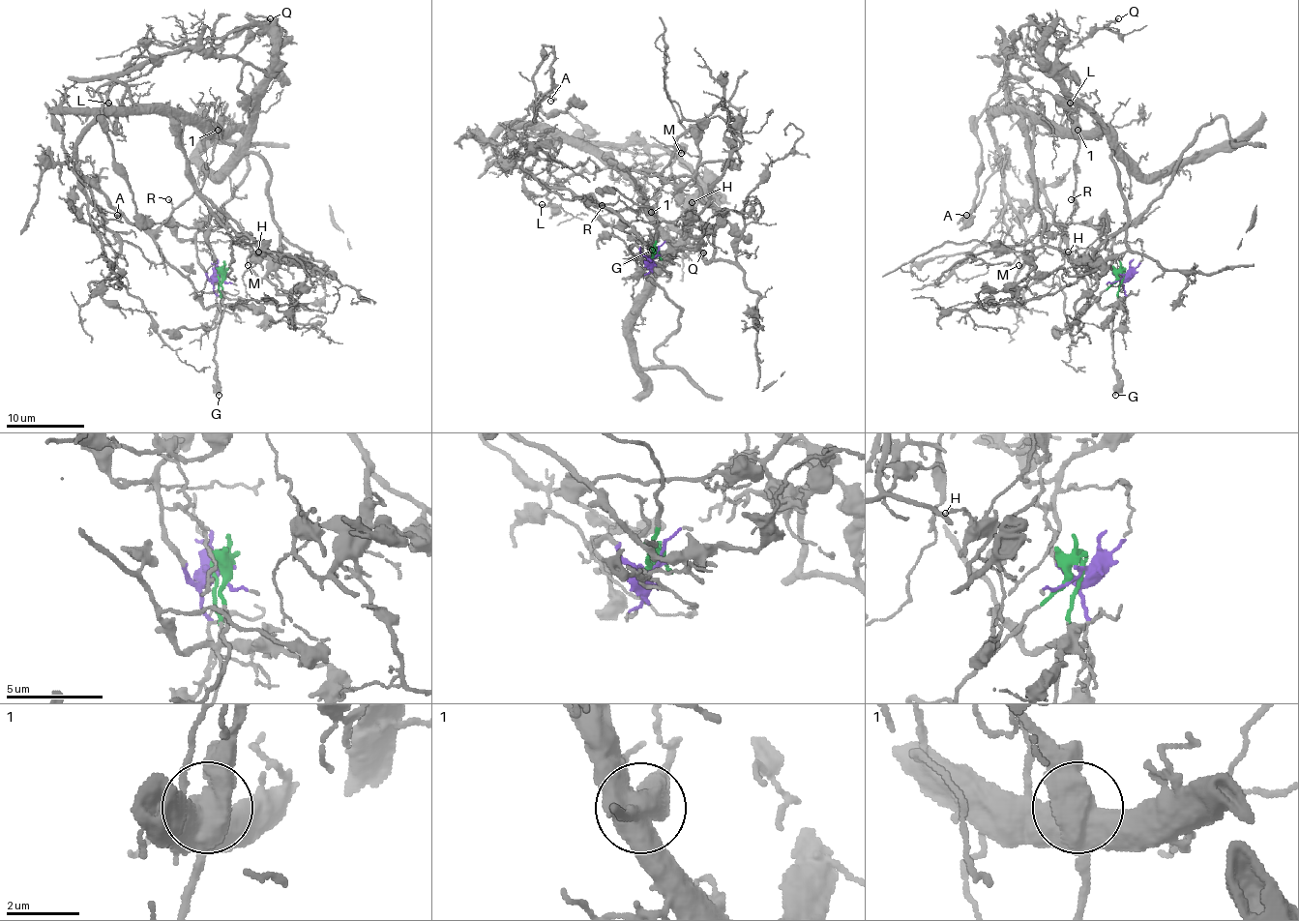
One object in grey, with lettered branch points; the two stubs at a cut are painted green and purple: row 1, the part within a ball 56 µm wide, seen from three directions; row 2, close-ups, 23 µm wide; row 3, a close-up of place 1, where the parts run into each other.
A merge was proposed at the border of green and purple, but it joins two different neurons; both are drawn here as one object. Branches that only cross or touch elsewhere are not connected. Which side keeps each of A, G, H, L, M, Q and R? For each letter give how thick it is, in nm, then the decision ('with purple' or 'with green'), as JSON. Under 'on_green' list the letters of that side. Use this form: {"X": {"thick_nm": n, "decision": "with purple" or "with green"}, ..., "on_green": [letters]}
{"A": {"thick_nm": 130, "decision": "with purple"}, "G": {"thick_nm": 480, "decision": "with green"}, "H": {"thick_nm": 100, "decision": "with purple"}, "L": {"thick_nm": 110, "decision": "with purple"}, "M": {"thick_nm": 100, "decision": "with purple"}, "Q": {"thick_nm": 200, "decision": "with purple"}, "R": {"thick_nm": 120, "decision": "with green"}, "on_green": ["G", "R"]}

